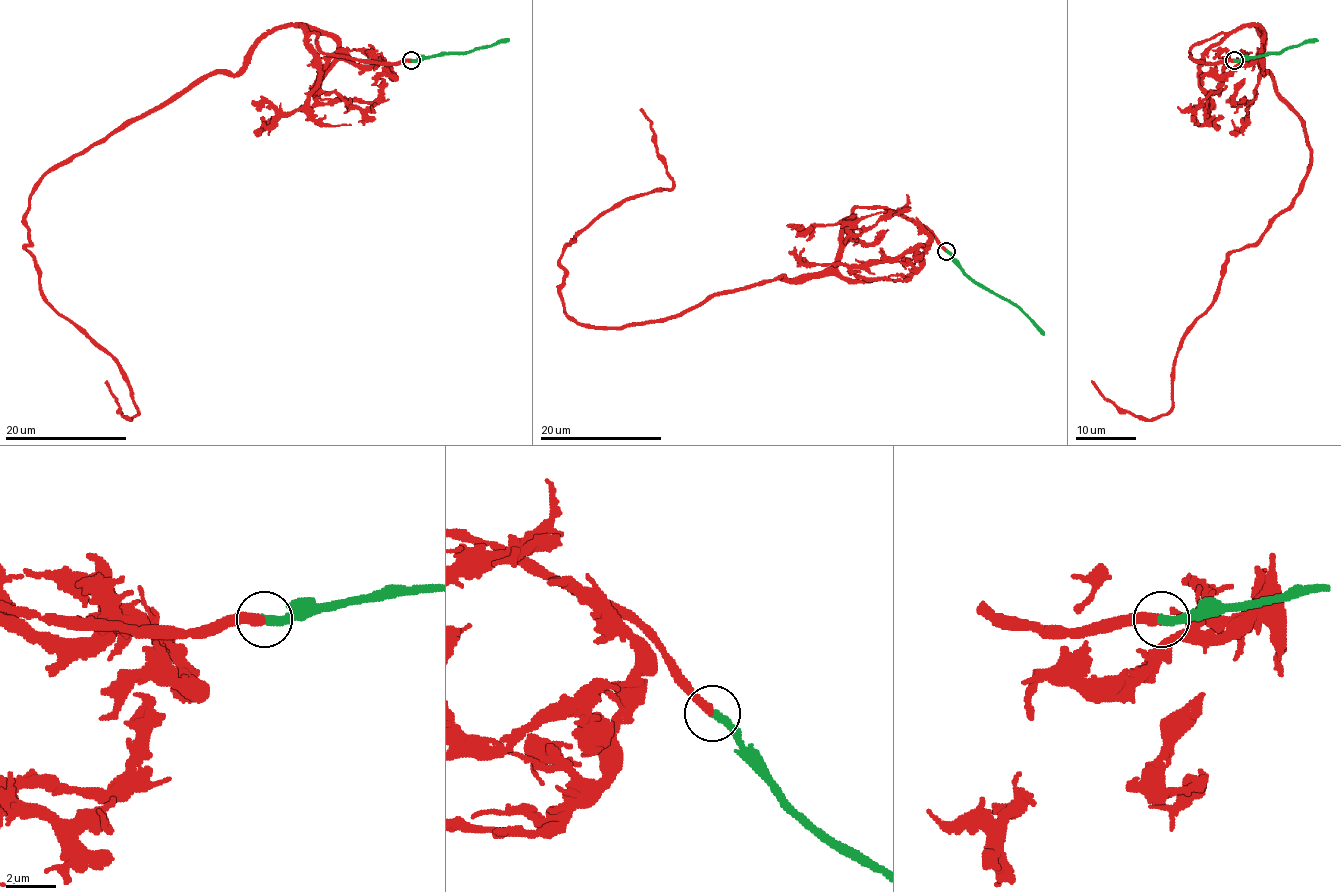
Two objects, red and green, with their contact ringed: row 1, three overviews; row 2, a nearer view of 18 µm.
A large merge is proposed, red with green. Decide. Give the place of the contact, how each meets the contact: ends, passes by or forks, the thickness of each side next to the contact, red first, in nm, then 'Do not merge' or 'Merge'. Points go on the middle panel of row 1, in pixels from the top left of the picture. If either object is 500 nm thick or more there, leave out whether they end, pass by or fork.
Place: (946, 251). At the ring red ends. At the ring green ends. Thickness 400 nm (red) against 360 nm. Merge

